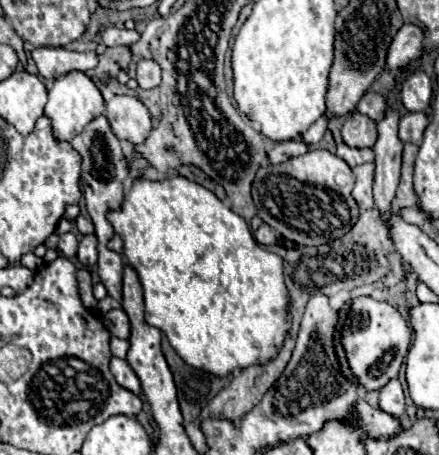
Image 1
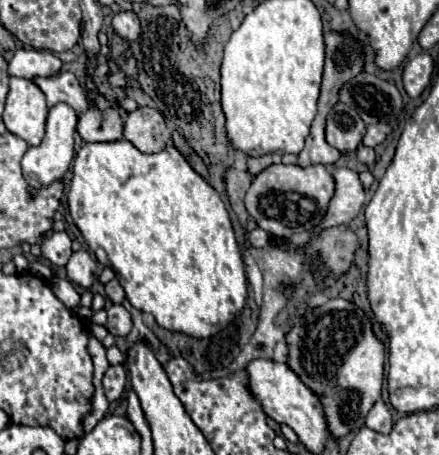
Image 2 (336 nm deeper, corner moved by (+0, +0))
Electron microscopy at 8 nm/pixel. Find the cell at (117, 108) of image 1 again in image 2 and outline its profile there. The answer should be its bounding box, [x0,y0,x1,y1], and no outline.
[124,107,170,153]

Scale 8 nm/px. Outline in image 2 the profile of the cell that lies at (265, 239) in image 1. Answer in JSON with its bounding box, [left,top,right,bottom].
[248,227,270,247]

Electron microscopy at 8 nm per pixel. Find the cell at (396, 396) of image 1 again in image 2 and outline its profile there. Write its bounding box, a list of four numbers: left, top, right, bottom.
[366,399,392,433]

